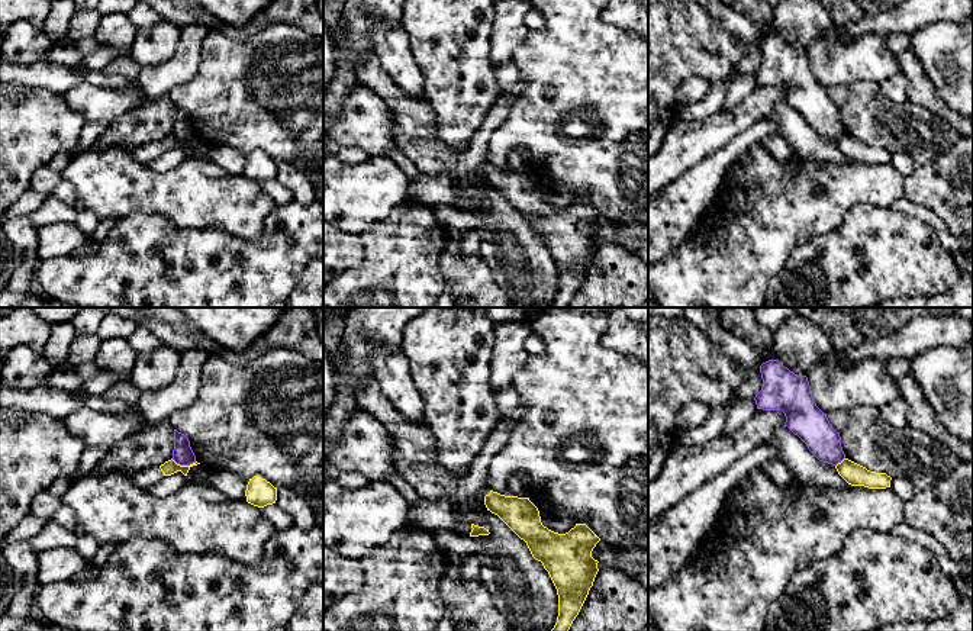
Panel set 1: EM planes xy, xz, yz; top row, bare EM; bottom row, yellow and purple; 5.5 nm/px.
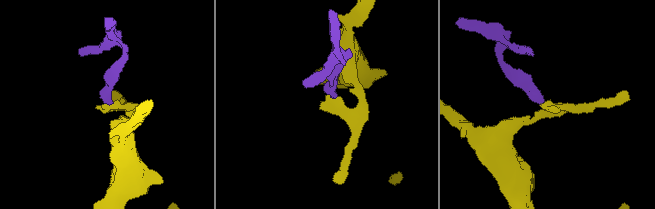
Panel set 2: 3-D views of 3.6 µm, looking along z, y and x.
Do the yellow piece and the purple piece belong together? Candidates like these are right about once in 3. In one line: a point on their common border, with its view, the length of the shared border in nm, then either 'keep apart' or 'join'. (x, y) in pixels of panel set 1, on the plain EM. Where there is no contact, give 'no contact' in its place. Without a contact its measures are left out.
contact xy (184, 141); length 140 nm; keep apart

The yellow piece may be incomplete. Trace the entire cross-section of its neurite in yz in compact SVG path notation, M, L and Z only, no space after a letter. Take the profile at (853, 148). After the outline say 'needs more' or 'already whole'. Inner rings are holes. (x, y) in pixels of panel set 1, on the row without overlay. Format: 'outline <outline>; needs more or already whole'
outline M844 133L835 141L838 149L851 161L864 161L869 164L890 162L892 152L886 148L870 147L866 142Z; already whole

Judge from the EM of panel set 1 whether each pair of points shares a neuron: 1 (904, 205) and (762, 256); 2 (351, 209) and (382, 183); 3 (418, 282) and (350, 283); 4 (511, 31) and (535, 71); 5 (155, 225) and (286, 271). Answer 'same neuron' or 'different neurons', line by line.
1: different neurons
2: same neuron
3: same neuron
4: different neurons
5: same neuron

